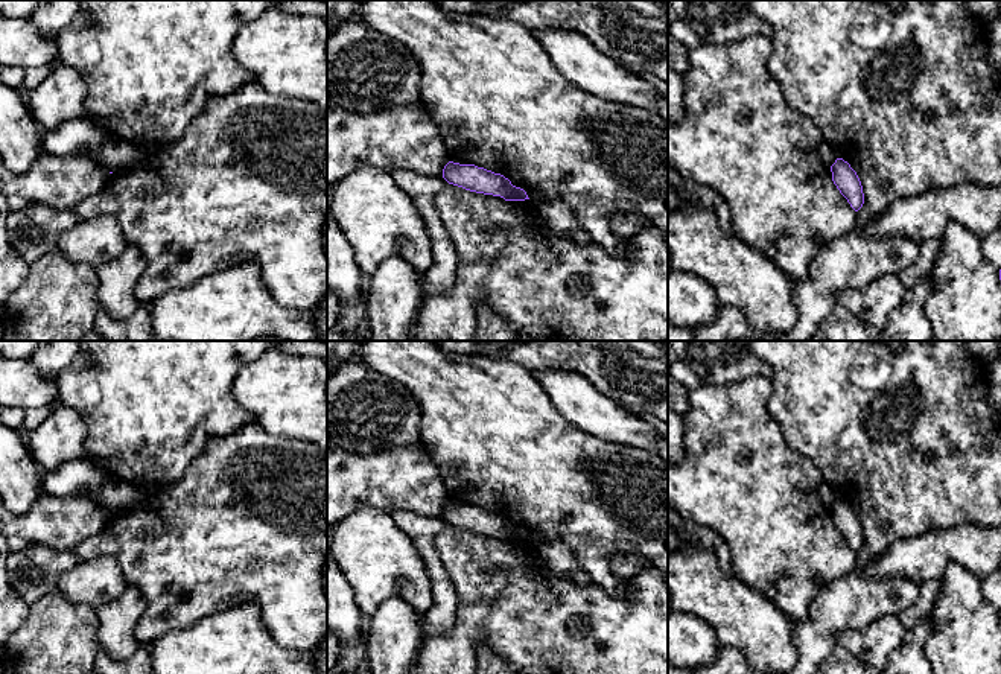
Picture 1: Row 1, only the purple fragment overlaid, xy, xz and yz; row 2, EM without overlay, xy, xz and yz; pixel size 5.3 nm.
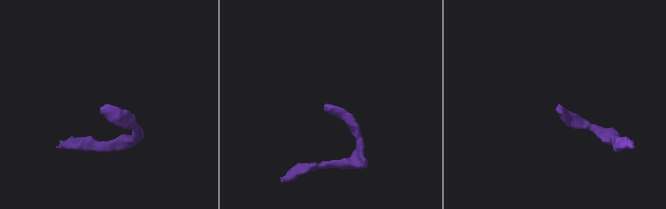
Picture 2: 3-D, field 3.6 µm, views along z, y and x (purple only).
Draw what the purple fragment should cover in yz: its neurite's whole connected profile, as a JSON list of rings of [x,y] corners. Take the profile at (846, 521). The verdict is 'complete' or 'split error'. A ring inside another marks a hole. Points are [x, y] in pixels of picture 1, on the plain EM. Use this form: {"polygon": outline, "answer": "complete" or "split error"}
{"polygon": [[[837,499],[831,507],[832,522],[850,548],[858,552],[864,545],[864,534],[856,513],[843,499]]], "answer": "complete"}

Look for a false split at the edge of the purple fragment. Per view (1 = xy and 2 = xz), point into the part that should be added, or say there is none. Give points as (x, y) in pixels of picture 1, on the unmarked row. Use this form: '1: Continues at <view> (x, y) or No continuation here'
1: No continuation here
2: No continuation here

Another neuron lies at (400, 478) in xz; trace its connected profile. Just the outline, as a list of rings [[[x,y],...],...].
[[[421,443],[361,455],[327,446],[327,528],[359,505],[443,516],[450,502]]]

